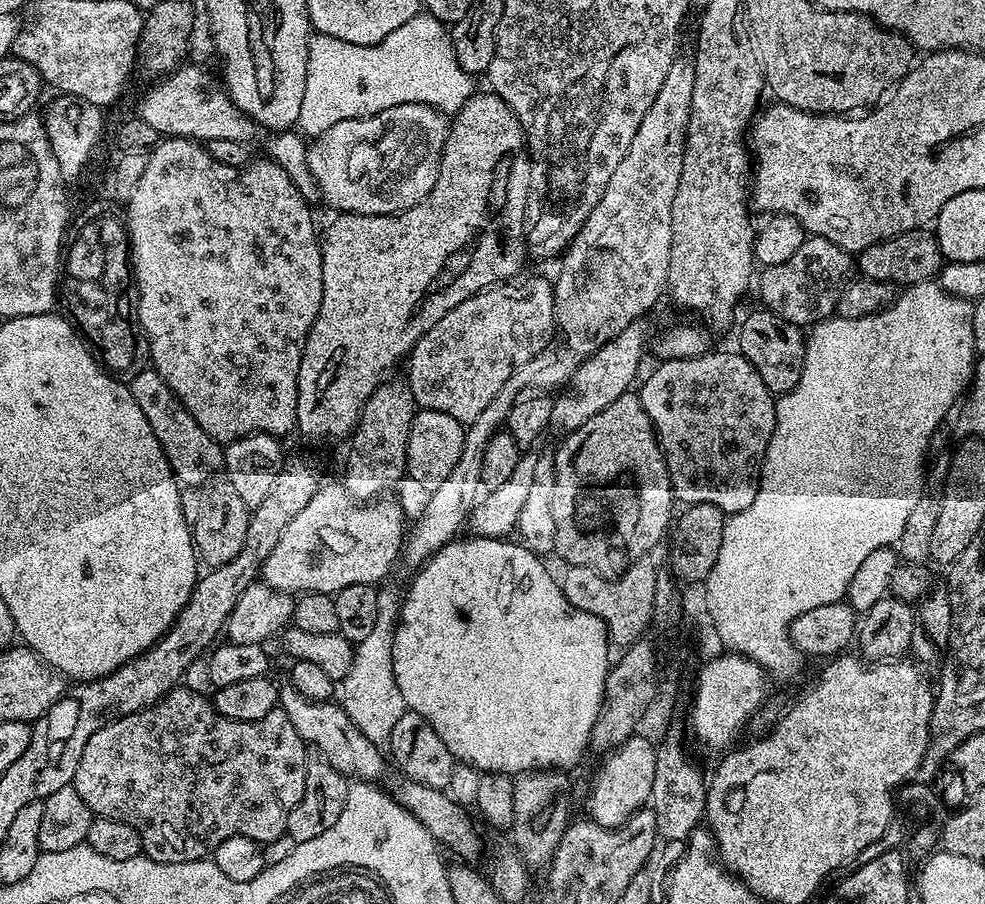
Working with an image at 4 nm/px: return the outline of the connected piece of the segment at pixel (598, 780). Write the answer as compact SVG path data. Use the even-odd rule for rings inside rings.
M637 734L605 755L608 757L601 762L592 780L592 793L588 796L591 819L607 828L618 828L651 801L656 773L656 750L655 743L651 744L643 734Z

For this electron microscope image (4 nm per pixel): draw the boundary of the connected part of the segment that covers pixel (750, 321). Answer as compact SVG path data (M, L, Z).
M767 310L752 312L740 324L740 355L758 370L762 382L774 394L783 394L798 386L798 378L802 378L804 365L804 345L806 336L795 324L786 322L786 318L778 318L778 314Z

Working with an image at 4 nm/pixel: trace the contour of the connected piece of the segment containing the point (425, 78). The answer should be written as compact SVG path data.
M427 14L402 22L382 42L362 46L338 38L312 34L308 37L306 94L298 128L305 137L321 136L330 126L363 116L376 116L390 106L425 104L445 114L455 114L477 91L473 73L458 66L449 29Z

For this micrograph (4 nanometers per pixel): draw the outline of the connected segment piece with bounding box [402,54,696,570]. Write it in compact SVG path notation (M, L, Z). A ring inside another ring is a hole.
M684 54L677 55L676 59L672 61L670 70L666 70L666 78L662 81L662 86L658 90L658 98L654 98L654 102L650 102L650 110L646 110L646 118L642 118L642 126L638 126L638 134L634 134L634 142L630 142L630 150L626 150L626 158L622 158L622 162L618 162L618 167L614 170L614 174L610 174L610 182L606 182L606 190L602 194L602 198L598 202L598 206L594 206L594 210L590 210L590 218L586 218L586 222L578 230L578 234L572 239L571 244L566 249L566 255L563 257L564 265L560 268L560 273L554 276L554 295L556 297L556 327L562 330L568 337L559 344L553 343L551 346L541 350L534 358L530 358L530 362L526 362L522 366L518 366L514 370L514 374L510 374L510 378L506 378L506 386L502 386L502 390L498 390L498 394L494 394L494 398L486 406L486 410L482 410L482 414L478 414L478 418L474 418L474 422L467 425L464 433L464 449L462 450L462 458L458 460L458 466L454 466L454 470L450 472L450 478L446 478L446 482L442 482L436 488L431 489L428 501L424 504L424 509L420 512L420 517L416 520L416 525L411 525L410 531L407 533L406 541L403 543L402 560L412 567L412 570L419 570L423 568L427 560L432 555L440 550L442 546L449 544L454 539L461 535L460 524L467 521L471 512L476 509L476 504L482 498L482 454L486 450L486 446L490 442L490 438L494 438L497 432L501 431L508 423L508 415L519 400L526 398L542 398L543 396L552 396L559 393L561 389L567 385L571 380L574 370L578 370L578 366L582 361L590 355L591 352L596 352L601 346L612 337L617 336L620 331L628 324L635 324L644 316L656 303L660 300L660 295L665 295L668 286L668 267L670 266L670 218L672 217L672 203L674 202L674 194L678 194L678 182L682 174L682 158L684 157L684 135L688 129L688 119L690 118L690 102L694 98L694 66L695 59L691 55L684 56Z

